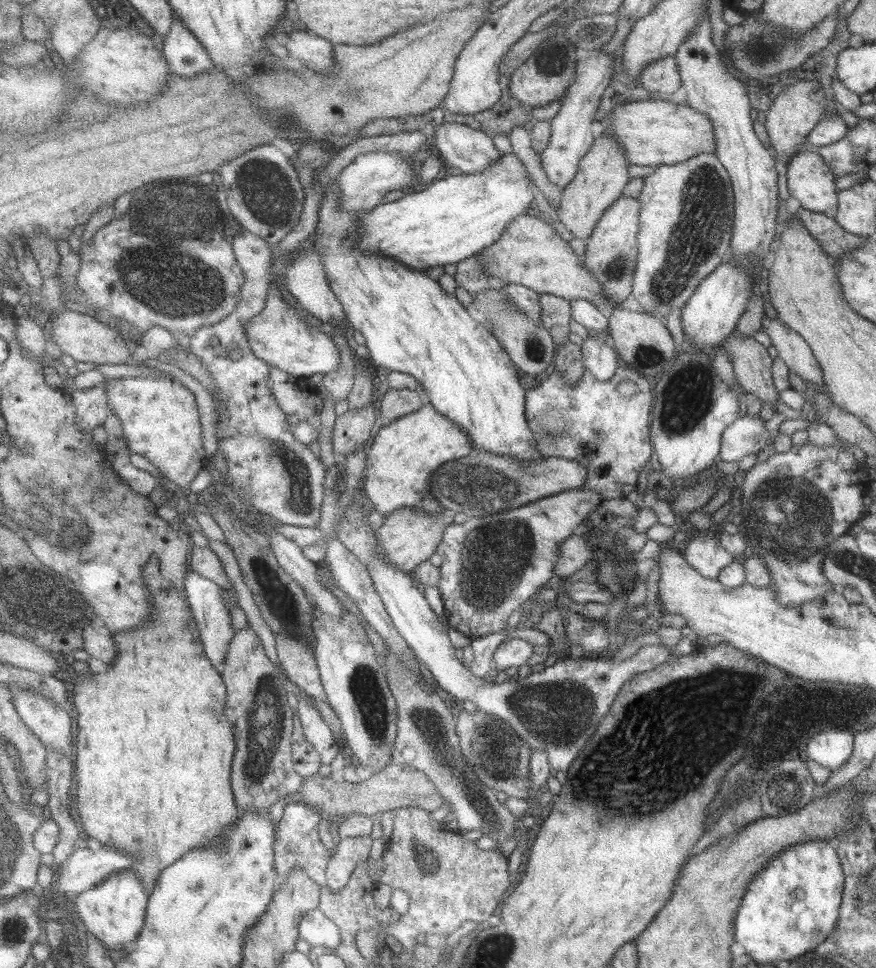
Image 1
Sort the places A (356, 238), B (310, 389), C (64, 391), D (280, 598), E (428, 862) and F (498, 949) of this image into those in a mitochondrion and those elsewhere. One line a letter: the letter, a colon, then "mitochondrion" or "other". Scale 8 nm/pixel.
A: other
B: other
C: other
D: mitochondrion
E: mitochondrion
F: mitochondrion

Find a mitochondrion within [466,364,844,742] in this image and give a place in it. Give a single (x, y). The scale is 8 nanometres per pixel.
(789, 521)

